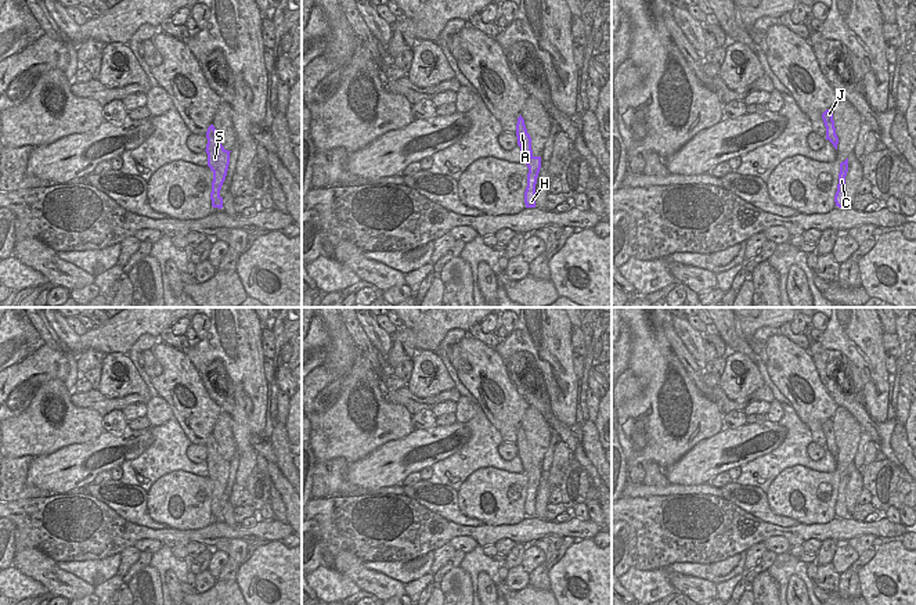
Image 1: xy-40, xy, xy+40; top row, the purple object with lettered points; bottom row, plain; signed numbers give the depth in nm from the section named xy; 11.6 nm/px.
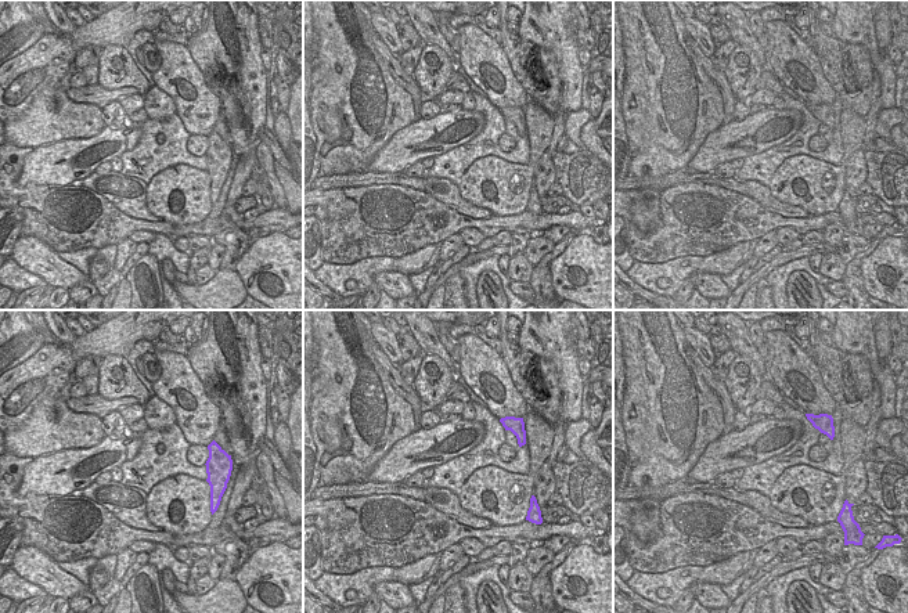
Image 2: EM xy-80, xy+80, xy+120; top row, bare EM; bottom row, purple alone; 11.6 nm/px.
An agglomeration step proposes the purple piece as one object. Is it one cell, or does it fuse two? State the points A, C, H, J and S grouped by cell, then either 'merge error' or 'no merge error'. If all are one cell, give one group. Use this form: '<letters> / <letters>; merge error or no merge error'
A C H J S; no merge error

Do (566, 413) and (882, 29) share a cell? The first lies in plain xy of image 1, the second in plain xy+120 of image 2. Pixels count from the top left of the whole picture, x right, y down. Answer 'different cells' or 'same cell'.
different cells

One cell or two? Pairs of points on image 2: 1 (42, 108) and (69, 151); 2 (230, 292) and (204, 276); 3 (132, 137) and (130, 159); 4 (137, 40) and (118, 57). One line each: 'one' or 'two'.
1: two
2: two
3: two
4: two

